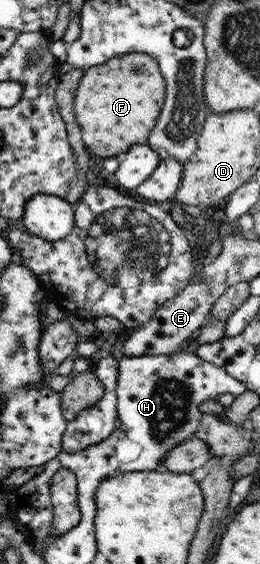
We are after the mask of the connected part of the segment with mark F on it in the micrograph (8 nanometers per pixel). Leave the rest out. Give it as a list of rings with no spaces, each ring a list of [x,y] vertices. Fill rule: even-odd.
[[[126,53],[112,57],[108,63],[100,67],[90,67],[79,82],[73,98],[74,118],[79,124],[83,142],[92,153],[103,158],[121,157],[135,143],[147,143],[151,130],[162,111],[166,93],[166,83],[160,74],[156,59],[142,53]]]

